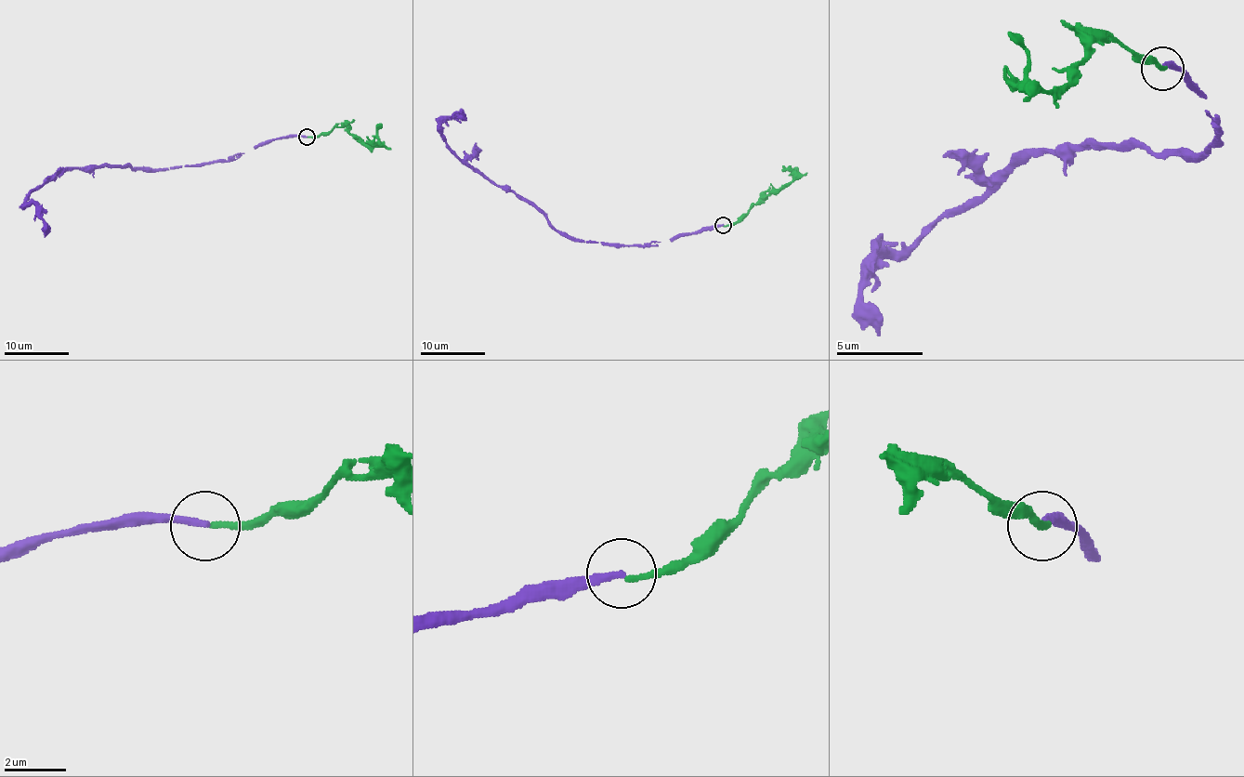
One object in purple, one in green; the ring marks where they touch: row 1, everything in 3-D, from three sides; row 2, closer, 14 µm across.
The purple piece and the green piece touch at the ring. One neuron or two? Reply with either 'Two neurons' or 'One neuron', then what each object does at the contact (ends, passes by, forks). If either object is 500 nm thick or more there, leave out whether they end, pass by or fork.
Two neurons. At the ring purple ends. At the ring green ends

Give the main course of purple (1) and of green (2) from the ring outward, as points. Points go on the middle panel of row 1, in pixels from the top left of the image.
1: (723, 224), (644, 245), (572, 241), (543, 213), (464, 164), (445, 141), (440, 124), (460, 112), (462, 119)
2: (723, 226), (734, 224), (760, 198), (768, 193), (777, 193), (792, 178), (797, 167)

